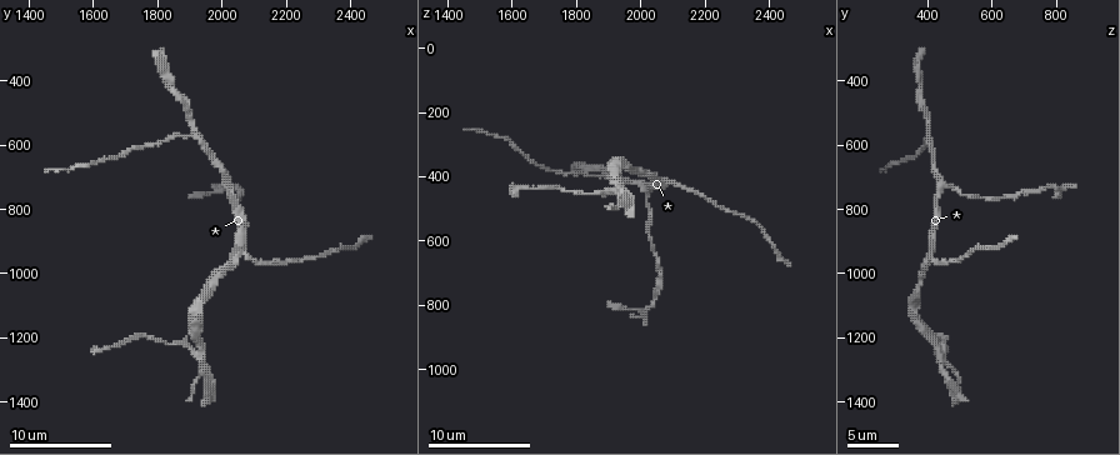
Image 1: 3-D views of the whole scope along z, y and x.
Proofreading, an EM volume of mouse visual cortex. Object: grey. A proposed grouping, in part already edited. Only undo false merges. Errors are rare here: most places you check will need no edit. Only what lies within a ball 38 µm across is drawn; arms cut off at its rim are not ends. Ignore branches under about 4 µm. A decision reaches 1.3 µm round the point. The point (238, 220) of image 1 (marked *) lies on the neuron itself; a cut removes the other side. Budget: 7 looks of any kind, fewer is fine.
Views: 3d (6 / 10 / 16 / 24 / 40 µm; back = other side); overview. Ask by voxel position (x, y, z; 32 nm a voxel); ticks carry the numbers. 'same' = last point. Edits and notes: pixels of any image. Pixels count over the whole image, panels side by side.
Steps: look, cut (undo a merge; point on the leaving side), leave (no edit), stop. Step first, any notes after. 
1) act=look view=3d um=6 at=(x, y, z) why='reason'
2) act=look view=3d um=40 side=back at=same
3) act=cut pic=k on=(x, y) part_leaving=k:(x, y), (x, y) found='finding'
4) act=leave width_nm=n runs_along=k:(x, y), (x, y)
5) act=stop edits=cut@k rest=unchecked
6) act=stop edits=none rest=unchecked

act=look view=3d um=16 at=(2010, 720, 460)

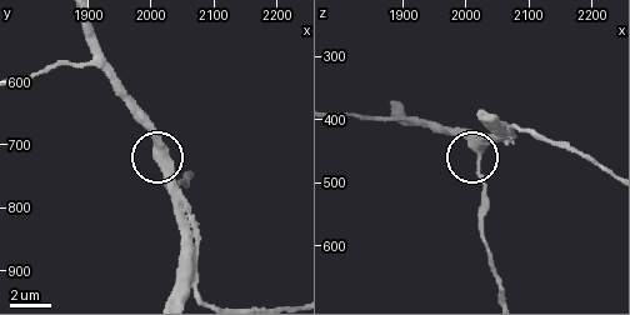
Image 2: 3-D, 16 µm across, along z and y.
act=leave side_arm_um=17 found='one neuron here'

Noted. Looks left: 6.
act=look view=3d um=16 at=(1910, 560, 400) why='a fork'

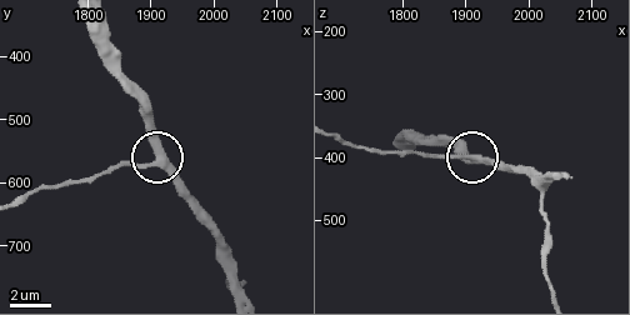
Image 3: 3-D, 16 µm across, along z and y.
act=leave arms=3 runs_along=3:(244, 290), (216, 225), (156, 160), (149, 111) found='all the same neuron'

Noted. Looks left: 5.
act=look view=3d um=10 at=(2070, 930, 410) why='a fork'

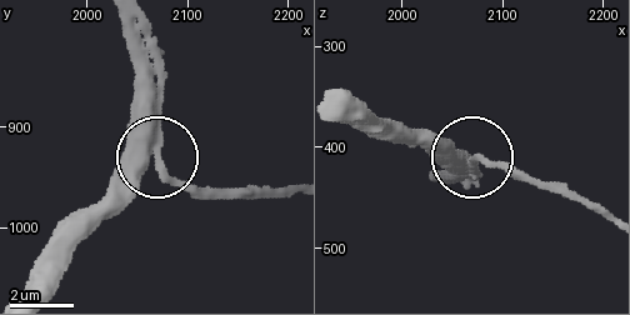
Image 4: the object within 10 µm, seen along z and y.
act=leave found='one neuron here'

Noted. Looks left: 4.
act=stop edits=none rest=unchecked

